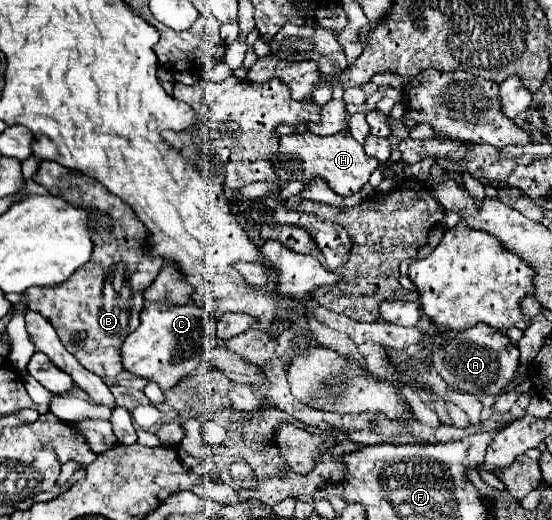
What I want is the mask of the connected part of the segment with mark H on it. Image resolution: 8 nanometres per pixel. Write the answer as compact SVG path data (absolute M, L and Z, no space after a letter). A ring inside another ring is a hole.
M310 132L284 136L280 138L278 154L272 156L272 164L284 182L298 180L302 184L308 184L314 176L322 176L328 186L340 196L358 194L364 184L368 184L372 172L378 168L378 160L370 158L364 152L362 144L358 144L350 134L346 136L346 132L336 132L332 136L314 136Z

